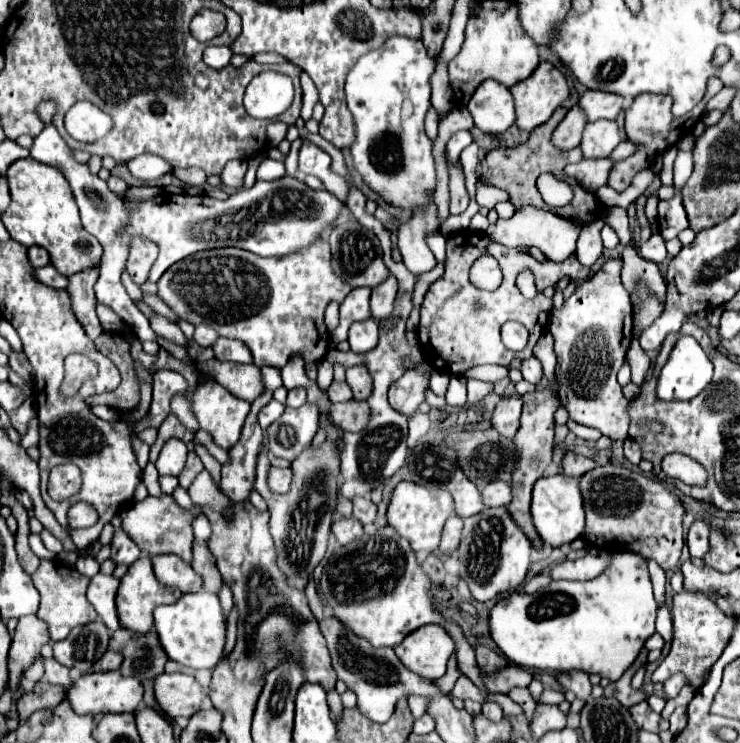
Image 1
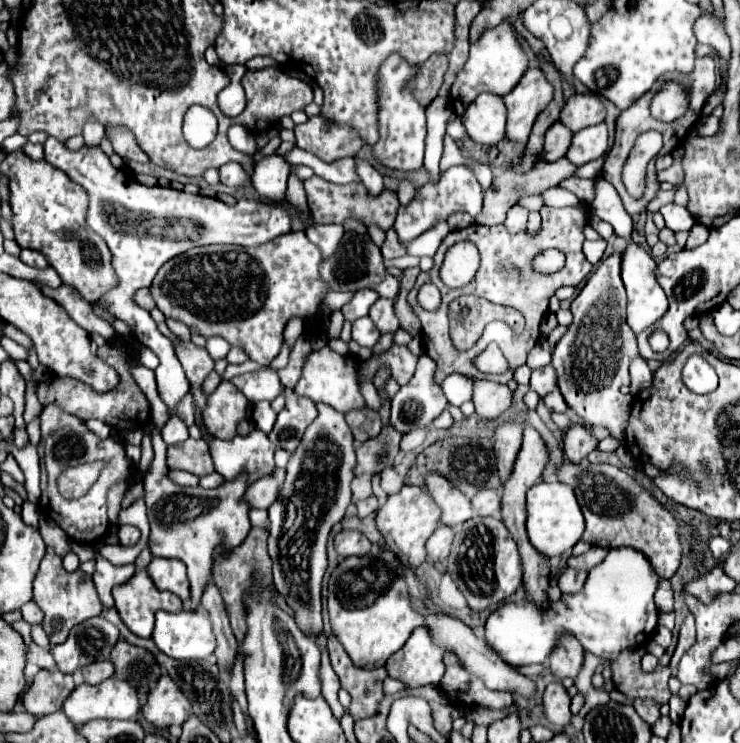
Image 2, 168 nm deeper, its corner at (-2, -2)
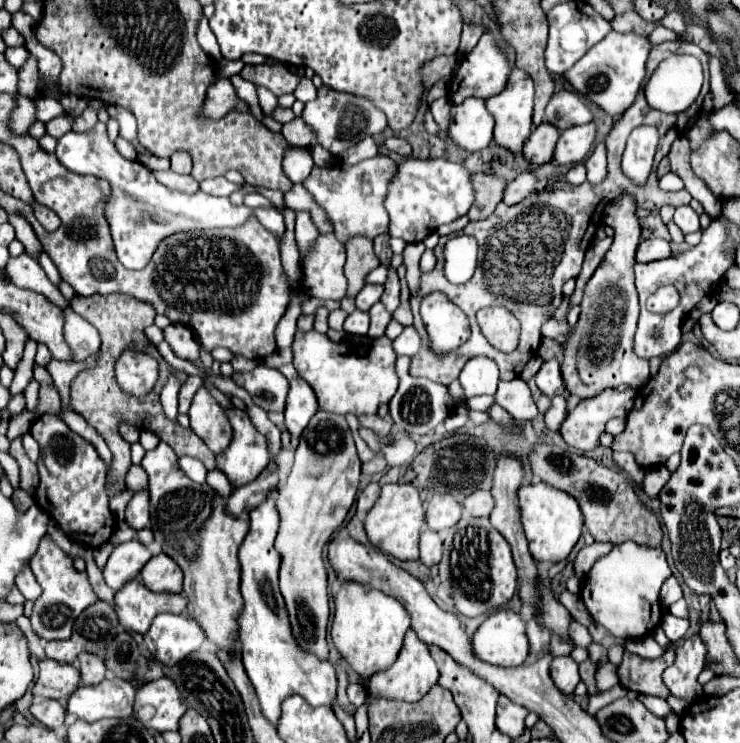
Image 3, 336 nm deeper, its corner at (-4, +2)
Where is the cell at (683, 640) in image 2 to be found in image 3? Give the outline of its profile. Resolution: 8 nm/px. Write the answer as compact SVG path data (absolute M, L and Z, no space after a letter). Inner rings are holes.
M692 636L676 648L676 660L662 676L671 694L684 698L690 704L704 696L703 686L698 684L698 674L704 668L706 654L706 644L700 636Z

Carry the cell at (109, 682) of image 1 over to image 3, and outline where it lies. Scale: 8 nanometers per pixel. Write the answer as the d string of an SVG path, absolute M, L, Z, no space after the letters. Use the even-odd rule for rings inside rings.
M106 678L96 686L80 686L68 700L68 712L86 722L132 716L136 688L128 680Z

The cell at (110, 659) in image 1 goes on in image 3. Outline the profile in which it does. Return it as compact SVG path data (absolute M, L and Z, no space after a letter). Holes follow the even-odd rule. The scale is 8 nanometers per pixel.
M82 652L78 656L78 670L82 674L82 682L88 686L88 684L100 684L100 680L104 680L106 676L106 666L104 666L104 660L96 654L88 654L88 652Z

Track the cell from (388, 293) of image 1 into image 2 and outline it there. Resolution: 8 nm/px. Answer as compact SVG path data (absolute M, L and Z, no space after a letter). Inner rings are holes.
M378 298L370 308L370 318L380 332L394 332L396 328L400 328L400 322L394 314L394 300Z

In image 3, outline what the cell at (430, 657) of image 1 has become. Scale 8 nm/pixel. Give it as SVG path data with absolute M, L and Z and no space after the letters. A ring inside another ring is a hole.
M408 630L406 638L404 638L404 646L398 654L398 660L388 670L382 670L382 672L376 672L374 676L370 676L368 686L366 686L366 704L368 704L368 700L372 700L376 696L384 696L388 700L418 702L436 682L438 682L438 668L436 668L434 658L430 656L428 646L418 640L414 630Z

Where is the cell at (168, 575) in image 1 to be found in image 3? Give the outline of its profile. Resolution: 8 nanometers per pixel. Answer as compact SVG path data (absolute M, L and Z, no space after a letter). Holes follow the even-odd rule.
M166 554L152 556L140 572L142 584L154 592L182 592L182 570Z

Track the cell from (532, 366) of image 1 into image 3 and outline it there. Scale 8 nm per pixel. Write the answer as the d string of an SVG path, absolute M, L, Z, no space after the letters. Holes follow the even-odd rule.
M558 360L544 362L542 368L538 370L538 374L534 376L534 380L536 380L536 386L542 390L542 394L552 398L558 392L558 388L564 386L562 372L560 372L560 362Z

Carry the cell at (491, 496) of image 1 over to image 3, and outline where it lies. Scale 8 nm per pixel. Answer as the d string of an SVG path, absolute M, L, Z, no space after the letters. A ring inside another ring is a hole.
M476 490L464 500L464 514L476 518L488 518L494 508L494 498L488 490Z

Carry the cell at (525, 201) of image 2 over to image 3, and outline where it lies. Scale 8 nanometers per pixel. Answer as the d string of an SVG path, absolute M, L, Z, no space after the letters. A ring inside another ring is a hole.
M583 163L575 164L565 175L568 182L574 186L582 184L586 180L586 168Z

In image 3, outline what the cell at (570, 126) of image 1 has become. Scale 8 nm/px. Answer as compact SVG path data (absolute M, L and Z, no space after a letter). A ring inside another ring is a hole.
M548 122L536 126L532 136L528 136L528 140L524 140L524 158L534 166L550 162L558 136L560 136L558 128L554 128Z

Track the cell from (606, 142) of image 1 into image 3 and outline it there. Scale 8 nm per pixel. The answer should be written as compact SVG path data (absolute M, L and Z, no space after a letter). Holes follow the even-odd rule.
M582 124L580 128L568 128L560 134L560 140L554 148L554 162L560 166L572 166L592 152L596 138L596 126L594 124Z

